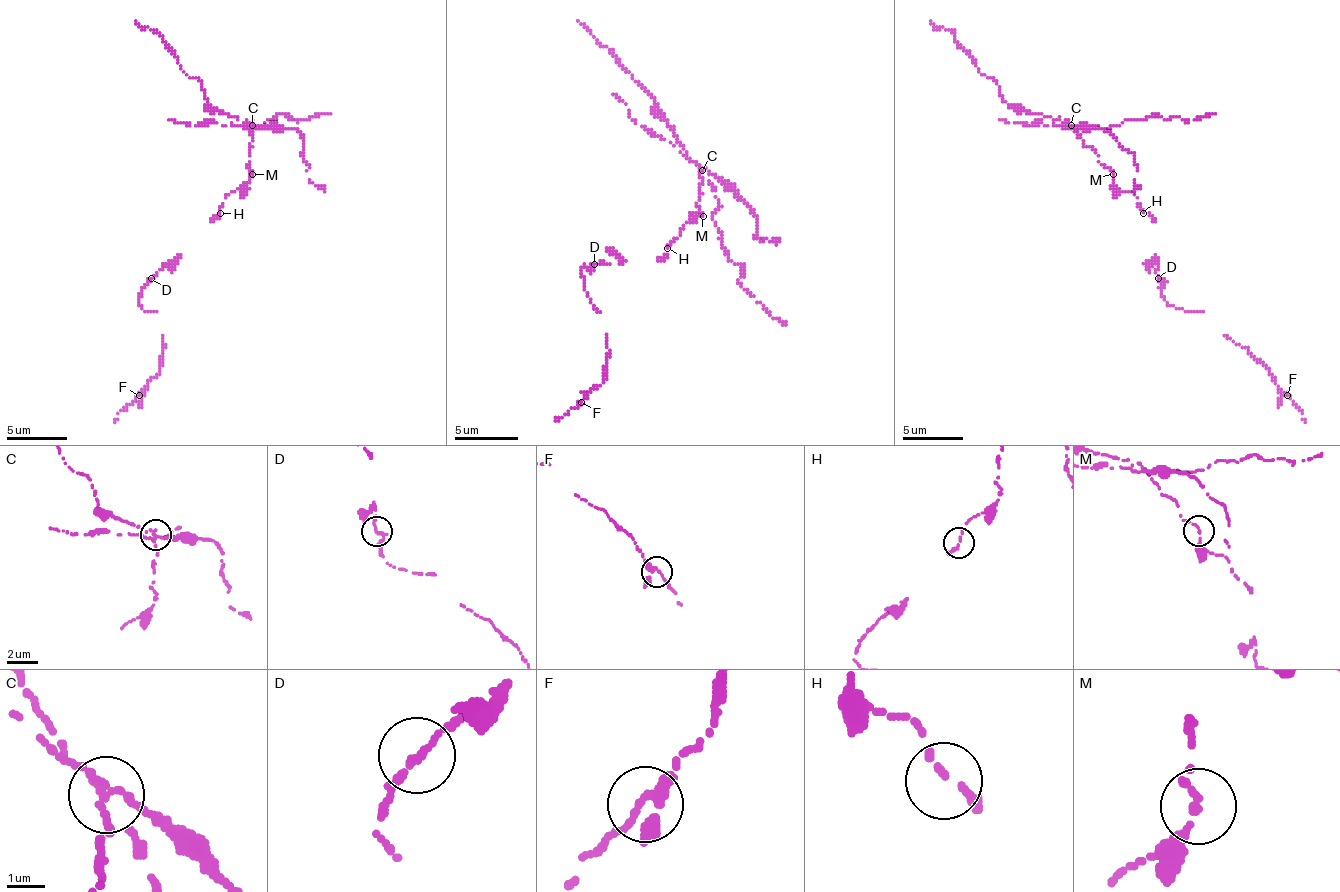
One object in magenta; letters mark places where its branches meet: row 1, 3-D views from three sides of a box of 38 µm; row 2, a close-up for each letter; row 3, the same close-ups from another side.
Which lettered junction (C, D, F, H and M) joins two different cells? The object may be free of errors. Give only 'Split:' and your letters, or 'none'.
Split: C

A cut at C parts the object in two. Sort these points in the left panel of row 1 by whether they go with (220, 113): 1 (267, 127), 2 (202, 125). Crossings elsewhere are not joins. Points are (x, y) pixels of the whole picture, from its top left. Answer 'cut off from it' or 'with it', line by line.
1: cut off from it
2: cut off from it

